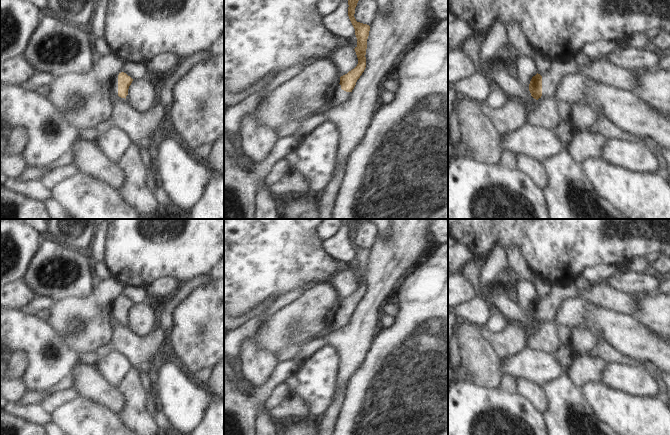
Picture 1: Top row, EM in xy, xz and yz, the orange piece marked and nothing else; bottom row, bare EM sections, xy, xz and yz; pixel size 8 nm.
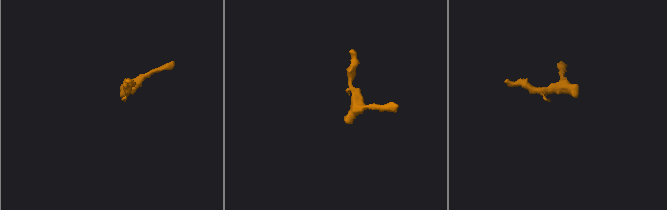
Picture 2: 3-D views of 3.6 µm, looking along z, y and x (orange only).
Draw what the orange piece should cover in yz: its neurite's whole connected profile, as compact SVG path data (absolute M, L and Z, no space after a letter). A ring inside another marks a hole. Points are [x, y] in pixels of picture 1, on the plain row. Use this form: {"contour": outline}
{"contour": "M572 283L567 286L552 286L549 294L542 300L536 298L529 308L531 320L539 322L553 322L557 310L562 302L578 295L585 296L592 303L601 308L612 310L619 314L632 315L636 309L636 299L633 295L622 292L609 284L599 283L592 286L591 291L580 291Z"}

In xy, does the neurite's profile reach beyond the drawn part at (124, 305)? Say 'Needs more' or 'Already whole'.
Needs more

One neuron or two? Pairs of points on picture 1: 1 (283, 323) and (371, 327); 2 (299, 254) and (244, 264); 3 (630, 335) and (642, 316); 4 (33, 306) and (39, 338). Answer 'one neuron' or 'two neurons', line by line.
1: two neurons
2: one neuron
3: two neurons
4: two neurons

